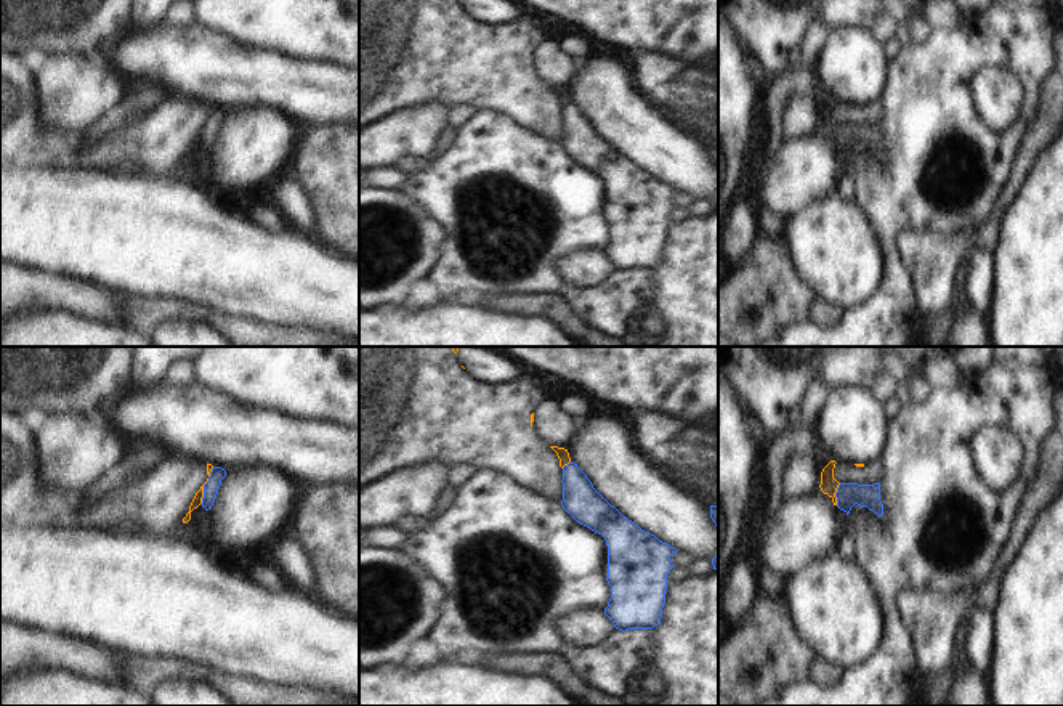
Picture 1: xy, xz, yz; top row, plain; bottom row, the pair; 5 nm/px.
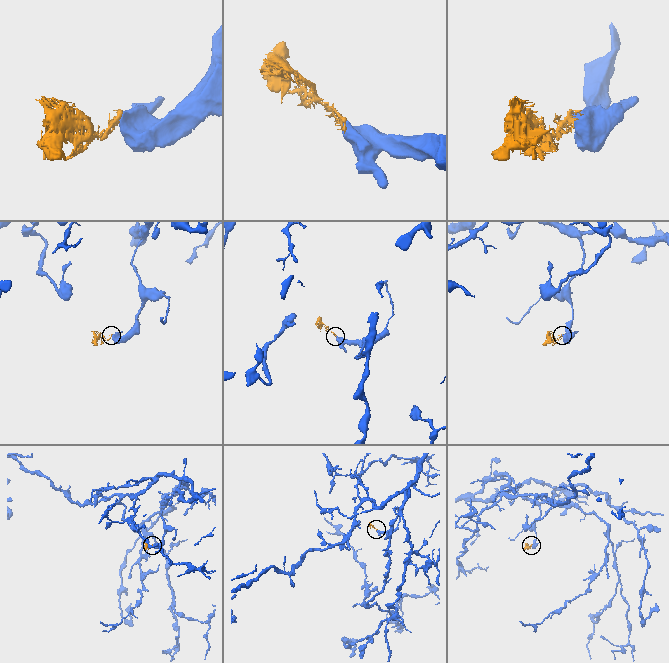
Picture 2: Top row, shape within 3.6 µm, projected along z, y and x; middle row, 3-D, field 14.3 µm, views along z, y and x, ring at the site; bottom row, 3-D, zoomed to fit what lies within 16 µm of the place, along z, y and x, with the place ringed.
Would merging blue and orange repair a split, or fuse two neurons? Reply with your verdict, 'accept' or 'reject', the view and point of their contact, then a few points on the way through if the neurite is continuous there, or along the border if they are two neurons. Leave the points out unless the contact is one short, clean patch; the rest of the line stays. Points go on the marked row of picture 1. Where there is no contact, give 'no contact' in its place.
reject; contact xy (204, 485); border xy (214, 467), (204, 485), (201, 503)

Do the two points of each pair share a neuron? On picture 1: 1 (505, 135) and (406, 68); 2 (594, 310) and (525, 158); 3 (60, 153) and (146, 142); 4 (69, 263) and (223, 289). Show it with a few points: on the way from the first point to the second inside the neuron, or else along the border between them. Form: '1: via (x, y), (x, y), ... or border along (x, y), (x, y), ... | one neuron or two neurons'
1: border along (476, 109), (497, 109), (513, 121) | two neurons
2: via (553, 278), (550, 247), (561, 215), (550, 198) | one neuron
3: via (80, 153), (103, 153), (125, 143) | one neuron
4: via (108, 263), (185, 263) | one neuron

